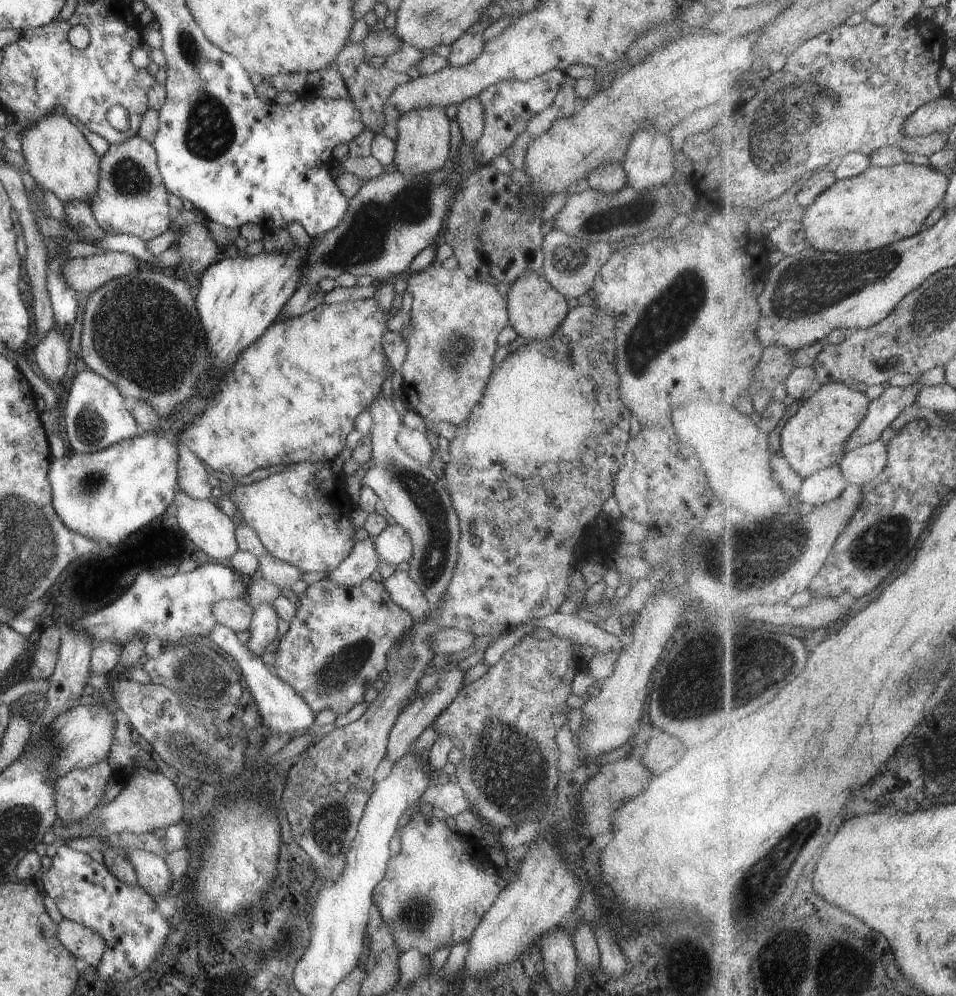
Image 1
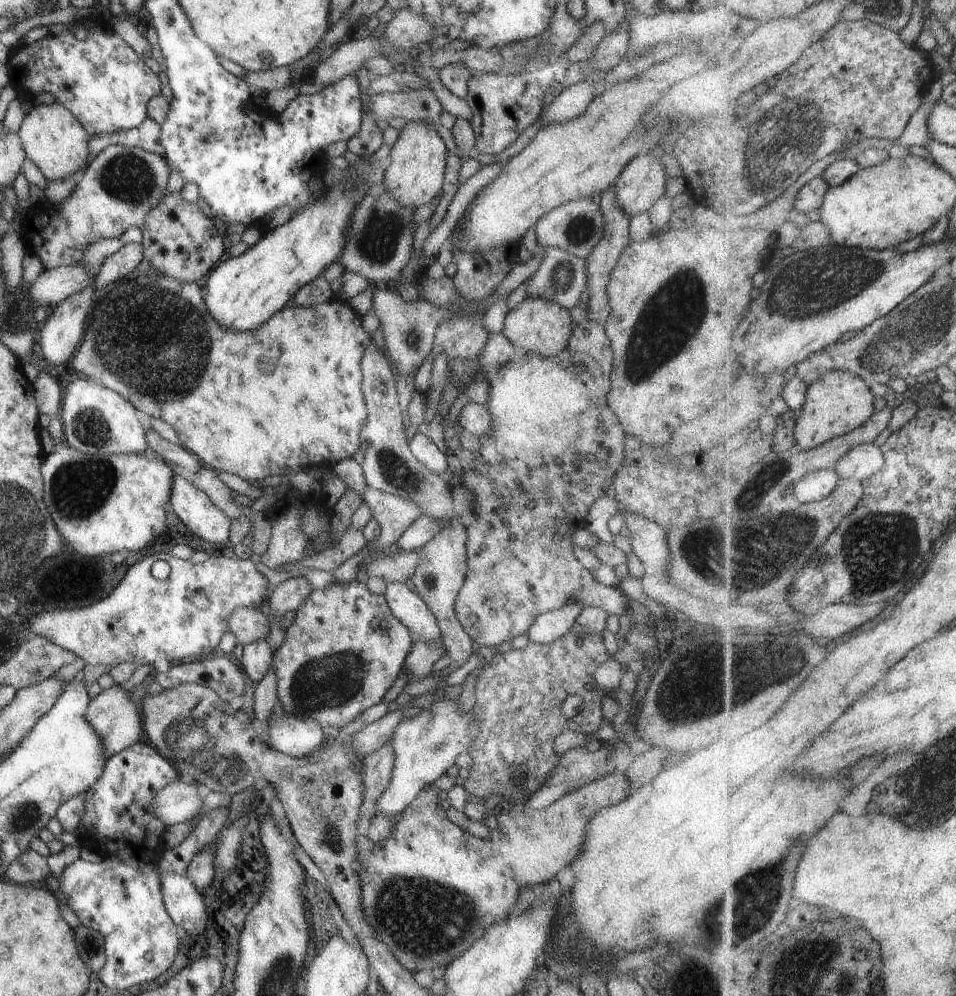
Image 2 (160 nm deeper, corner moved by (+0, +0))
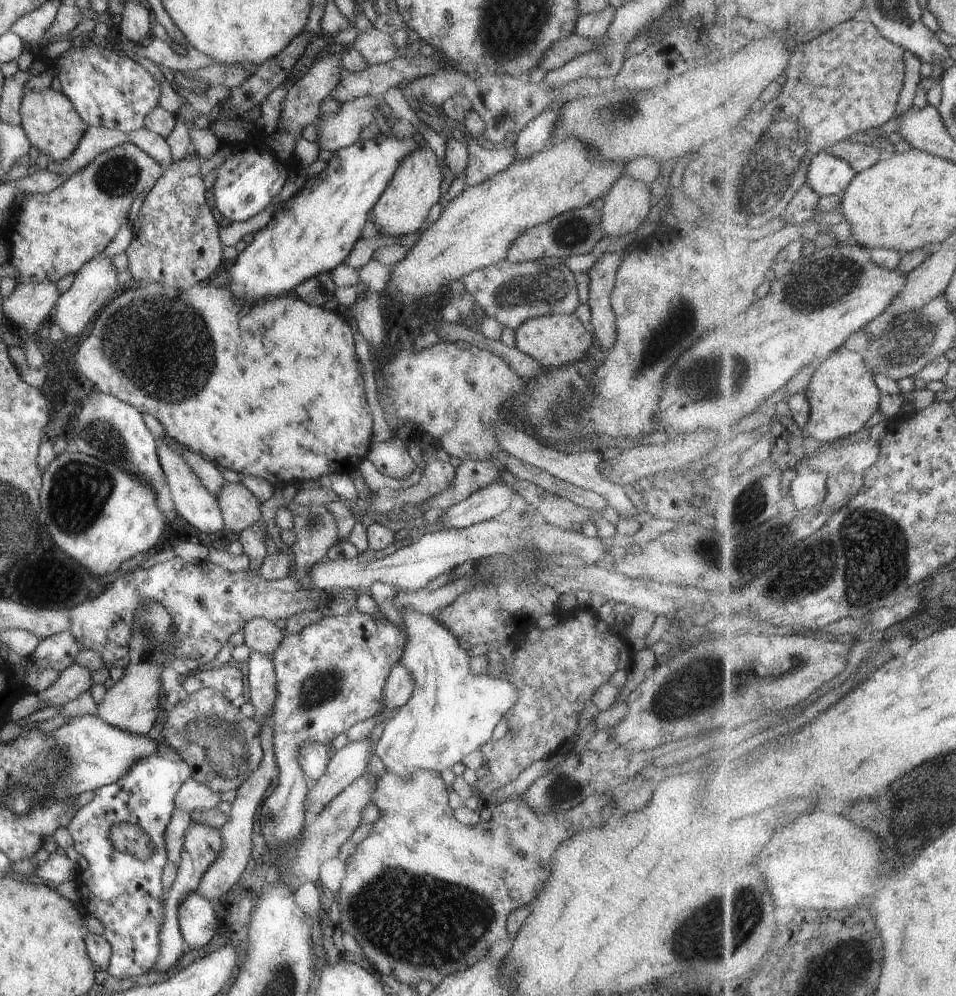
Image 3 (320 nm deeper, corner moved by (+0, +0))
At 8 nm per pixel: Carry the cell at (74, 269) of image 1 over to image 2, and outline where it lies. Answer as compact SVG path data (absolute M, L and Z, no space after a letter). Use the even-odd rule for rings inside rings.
M79 263L43 269L30 282L28 296L32 302L39 302L46 307L49 304L57 304L67 295L81 290L87 283L93 283L93 276L86 273Z

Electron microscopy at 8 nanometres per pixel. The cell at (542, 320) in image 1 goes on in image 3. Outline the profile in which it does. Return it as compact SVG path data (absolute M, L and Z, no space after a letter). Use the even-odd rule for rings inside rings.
M553 313L524 320L514 330L514 343L518 351L535 359L543 368L549 369L574 363L585 356L591 344L591 332L583 328L575 315Z

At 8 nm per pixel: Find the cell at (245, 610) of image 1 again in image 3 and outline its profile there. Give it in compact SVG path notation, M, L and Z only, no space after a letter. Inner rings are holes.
M263 617L250 618L241 628L244 634L244 644L251 651L271 656L281 642L280 630L273 621Z

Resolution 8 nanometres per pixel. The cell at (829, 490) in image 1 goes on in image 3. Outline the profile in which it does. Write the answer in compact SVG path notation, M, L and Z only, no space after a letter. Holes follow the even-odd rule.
M811 471L797 476L790 484L789 495L795 509L812 509L823 504L828 495L827 475Z

